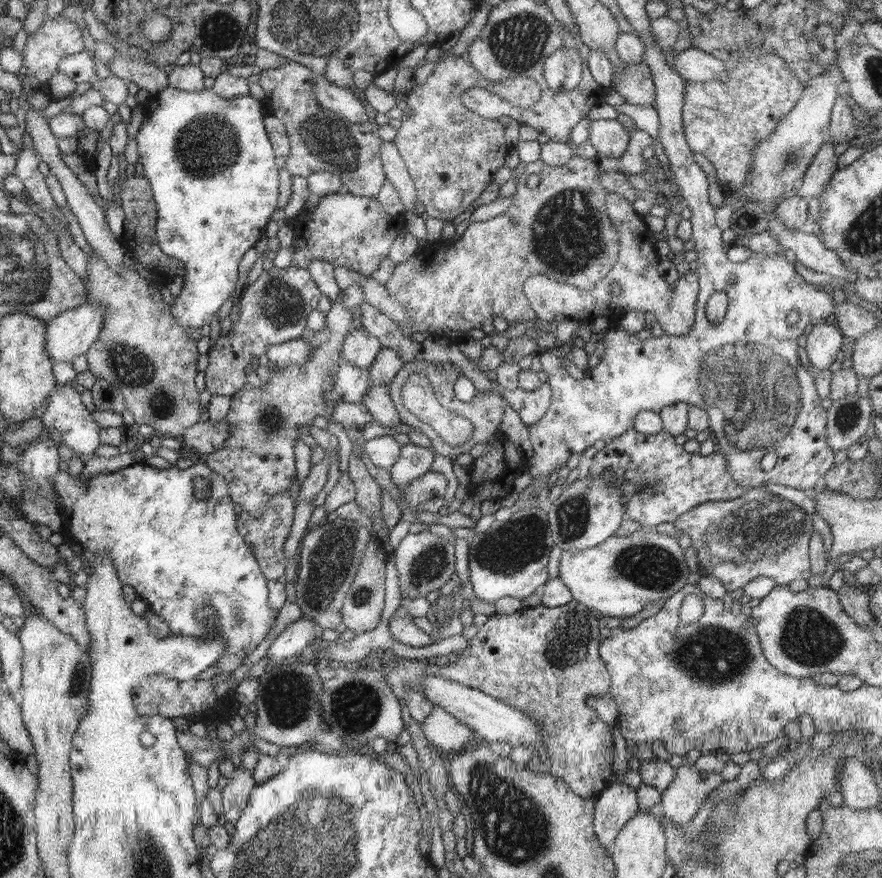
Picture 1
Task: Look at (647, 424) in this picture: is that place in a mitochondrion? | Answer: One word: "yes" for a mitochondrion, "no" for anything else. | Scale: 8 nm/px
no

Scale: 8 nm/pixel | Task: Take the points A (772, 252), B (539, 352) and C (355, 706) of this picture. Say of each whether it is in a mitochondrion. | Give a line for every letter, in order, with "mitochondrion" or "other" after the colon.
A: other
B: other
C: mitochondrion

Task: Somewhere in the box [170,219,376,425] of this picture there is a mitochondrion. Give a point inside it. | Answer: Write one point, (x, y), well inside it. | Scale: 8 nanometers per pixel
(280, 307)

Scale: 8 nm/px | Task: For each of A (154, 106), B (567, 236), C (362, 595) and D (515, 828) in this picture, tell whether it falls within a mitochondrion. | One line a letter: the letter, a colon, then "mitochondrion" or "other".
A: other
B: mitochondrion
C: mitochondrion
D: mitochondrion

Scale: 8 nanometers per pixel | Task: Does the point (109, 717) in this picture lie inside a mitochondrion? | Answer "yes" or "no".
no

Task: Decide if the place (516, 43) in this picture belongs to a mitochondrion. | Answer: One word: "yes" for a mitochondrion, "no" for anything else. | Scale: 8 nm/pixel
yes

